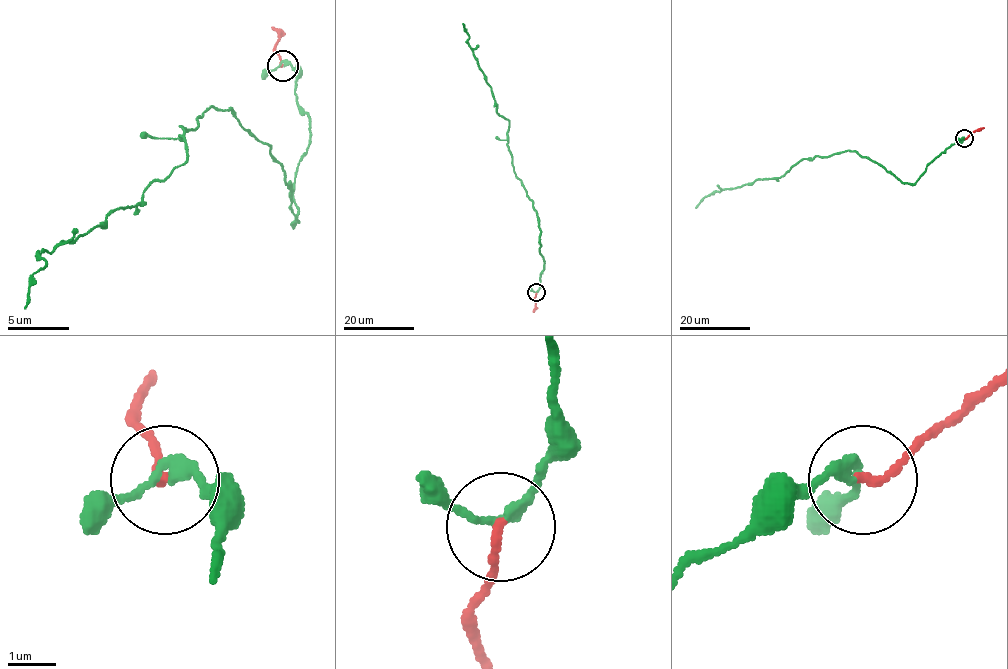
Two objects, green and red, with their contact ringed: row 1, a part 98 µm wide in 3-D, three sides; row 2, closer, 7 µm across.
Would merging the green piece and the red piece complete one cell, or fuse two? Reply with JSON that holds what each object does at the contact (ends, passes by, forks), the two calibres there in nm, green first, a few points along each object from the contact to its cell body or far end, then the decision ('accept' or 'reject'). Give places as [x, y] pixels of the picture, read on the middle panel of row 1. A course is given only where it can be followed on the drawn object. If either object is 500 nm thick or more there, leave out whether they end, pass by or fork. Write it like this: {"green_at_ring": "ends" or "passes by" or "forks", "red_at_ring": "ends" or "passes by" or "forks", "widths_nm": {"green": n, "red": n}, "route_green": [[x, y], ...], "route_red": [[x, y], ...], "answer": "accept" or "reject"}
{"green_at_ring": "passes by", "red_at_ring": "ends", "widths_nm": {"green": 200, "red": 190}, "route_green": [[536, 292], [544, 265], [537, 213], [516, 174], [507, 143], [509, 121], [496, 111], [463, 23]], "route_red": [[536, 292], [533, 311]], "answer": "accept"}

